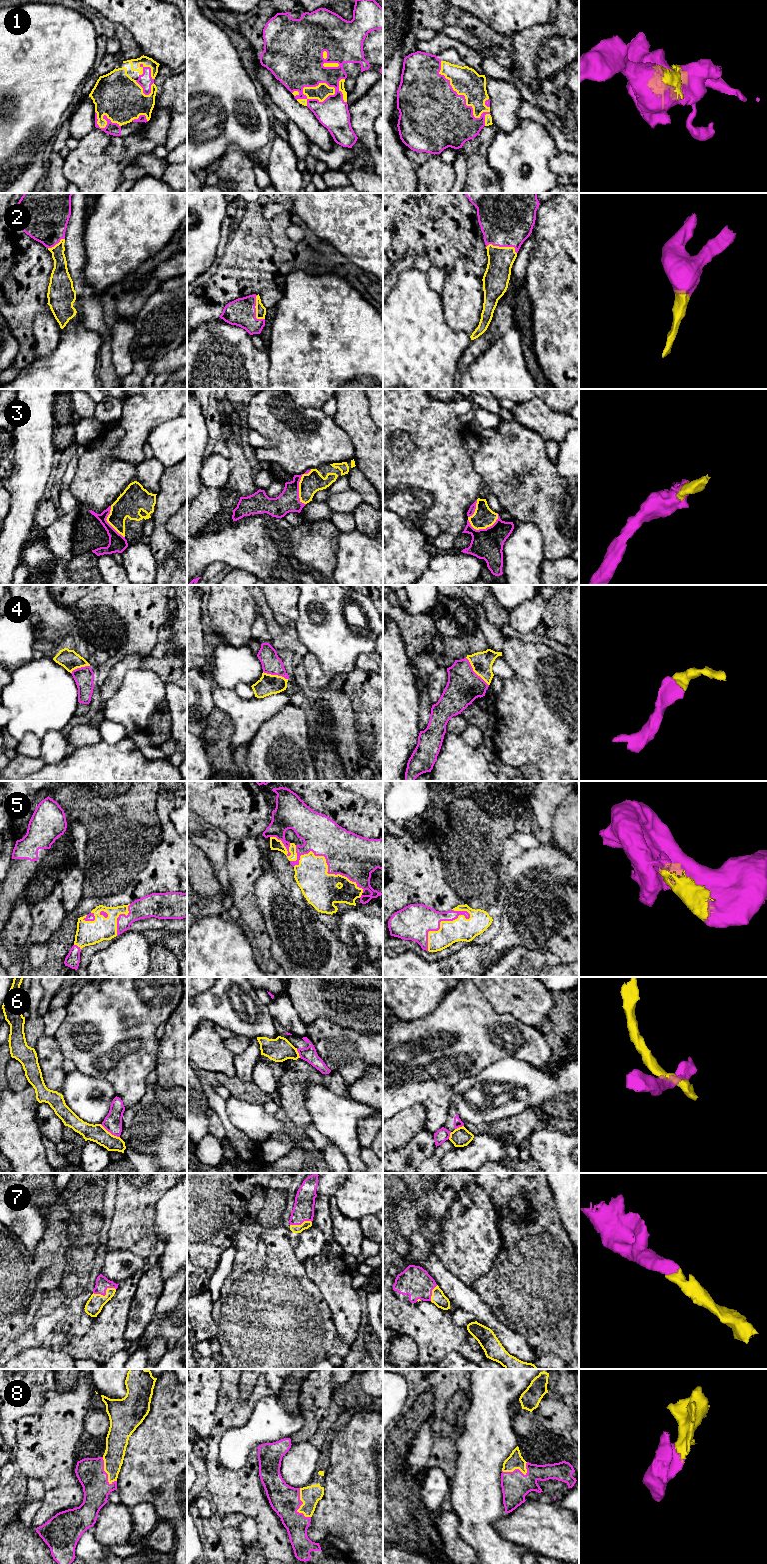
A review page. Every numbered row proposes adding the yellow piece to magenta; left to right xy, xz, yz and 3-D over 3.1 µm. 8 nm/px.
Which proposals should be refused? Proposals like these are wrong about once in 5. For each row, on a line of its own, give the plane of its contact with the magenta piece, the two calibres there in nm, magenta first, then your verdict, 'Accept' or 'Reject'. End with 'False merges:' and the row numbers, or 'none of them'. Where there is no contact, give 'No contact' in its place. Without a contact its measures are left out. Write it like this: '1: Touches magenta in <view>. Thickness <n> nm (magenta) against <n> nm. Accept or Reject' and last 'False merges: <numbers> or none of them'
1: Touches magenta in yz. Thickness 460 nm (magenta) against 220 nm. Accept
2: Touches magenta in yz. Thickness 460 nm (magenta) against 200 nm. Accept
3: Touches magenta in xz. Thickness 180 nm (magenta) against 170 nm. Accept
4: Touches magenta in yz. Thickness 280 nm (magenta) against 170 nm. Accept
5: Touches magenta in xz. Thickness 360 nm (magenta) against 280 nm. Accept
6: Touches magenta in xy. Thickness 150 nm (magenta) against 150 nm. Reject
7: Touches magenta in xy. Thickness 110 nm (magenta) against 140 nm. Accept
8: Touches magenta in xz. Thickness 240 nm (magenta) against 160 nm. Accept
False merges: 6

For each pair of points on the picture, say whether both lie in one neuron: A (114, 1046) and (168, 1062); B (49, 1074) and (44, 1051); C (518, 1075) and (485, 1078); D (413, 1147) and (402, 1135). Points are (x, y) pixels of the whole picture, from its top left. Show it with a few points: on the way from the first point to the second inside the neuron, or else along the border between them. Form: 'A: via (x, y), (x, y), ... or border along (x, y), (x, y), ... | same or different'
A: border along (160, 1040), (154, 1070) | different
B: via (50, 1068), (50, 1057) | same
C: via (510, 1078), (493, 1078) | same
D: border along (422, 1129), (403, 1147), (393, 1150) | different

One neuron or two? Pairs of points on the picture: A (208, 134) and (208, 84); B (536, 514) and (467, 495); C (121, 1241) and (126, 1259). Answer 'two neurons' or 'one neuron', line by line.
A: one neuron
B: two neurons
C: two neurons

